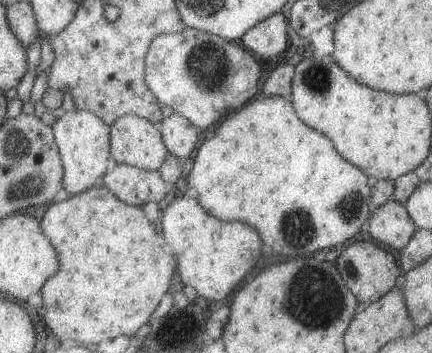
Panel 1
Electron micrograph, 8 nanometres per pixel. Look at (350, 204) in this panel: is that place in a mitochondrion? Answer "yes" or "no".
yes

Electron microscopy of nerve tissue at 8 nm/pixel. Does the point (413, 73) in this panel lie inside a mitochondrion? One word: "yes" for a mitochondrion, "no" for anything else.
no

